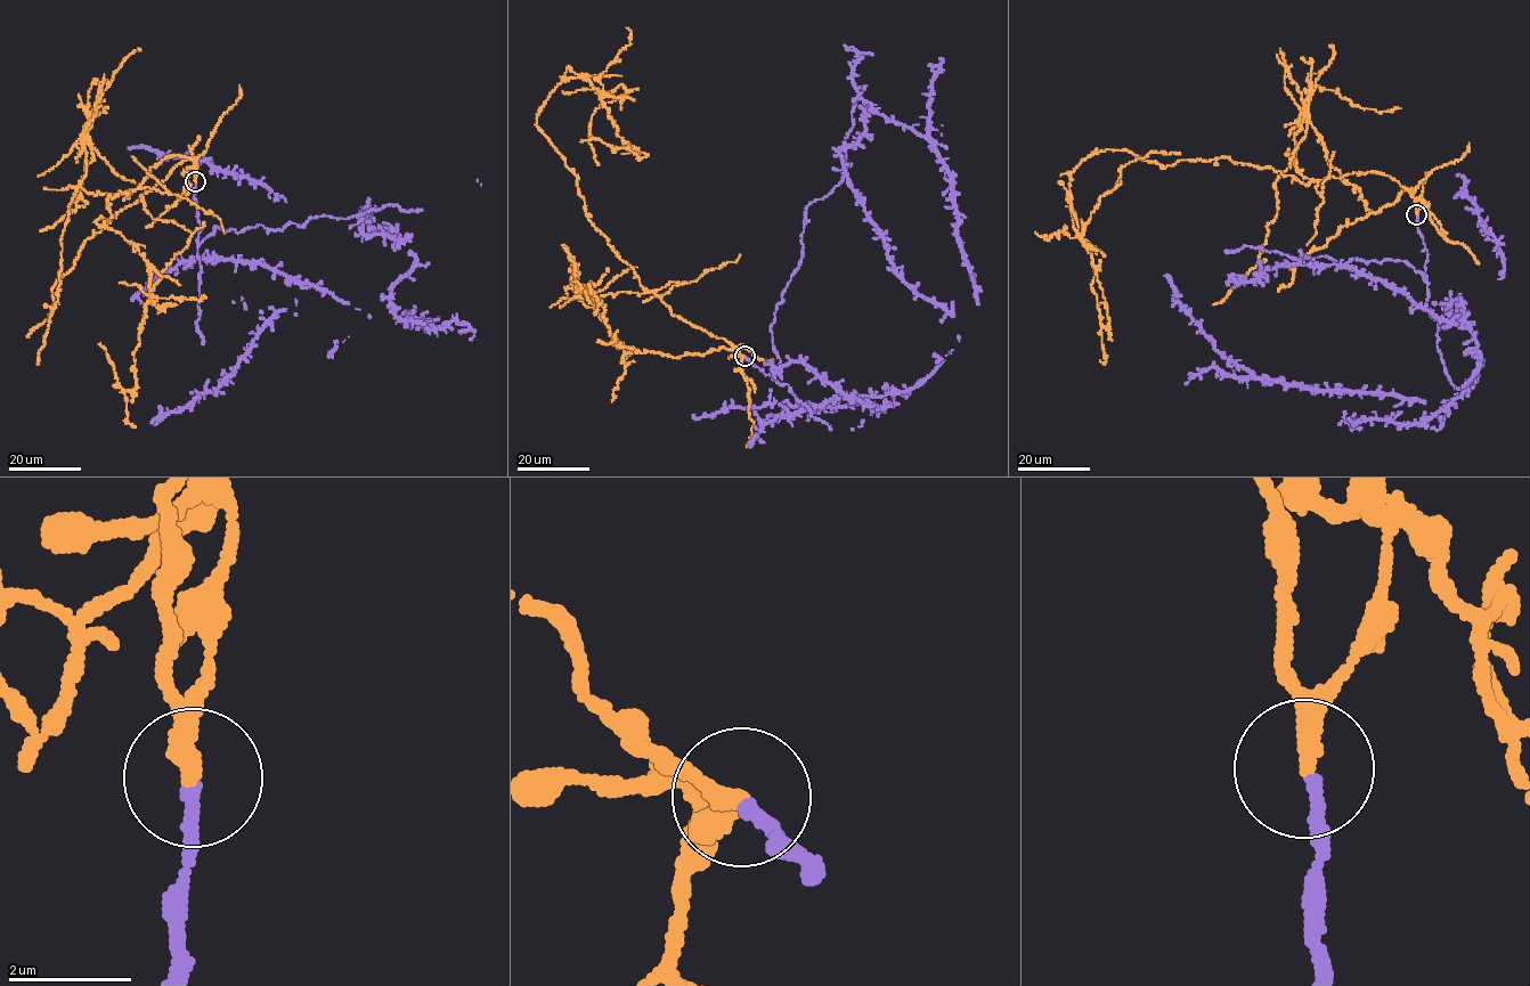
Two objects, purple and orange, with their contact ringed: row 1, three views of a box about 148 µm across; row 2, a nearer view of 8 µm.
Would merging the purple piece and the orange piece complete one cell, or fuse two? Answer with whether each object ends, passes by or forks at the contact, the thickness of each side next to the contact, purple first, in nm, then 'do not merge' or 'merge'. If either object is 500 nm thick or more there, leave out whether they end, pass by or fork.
purple ends; orange ends; calibres 200 and 280 nm; do not merge

